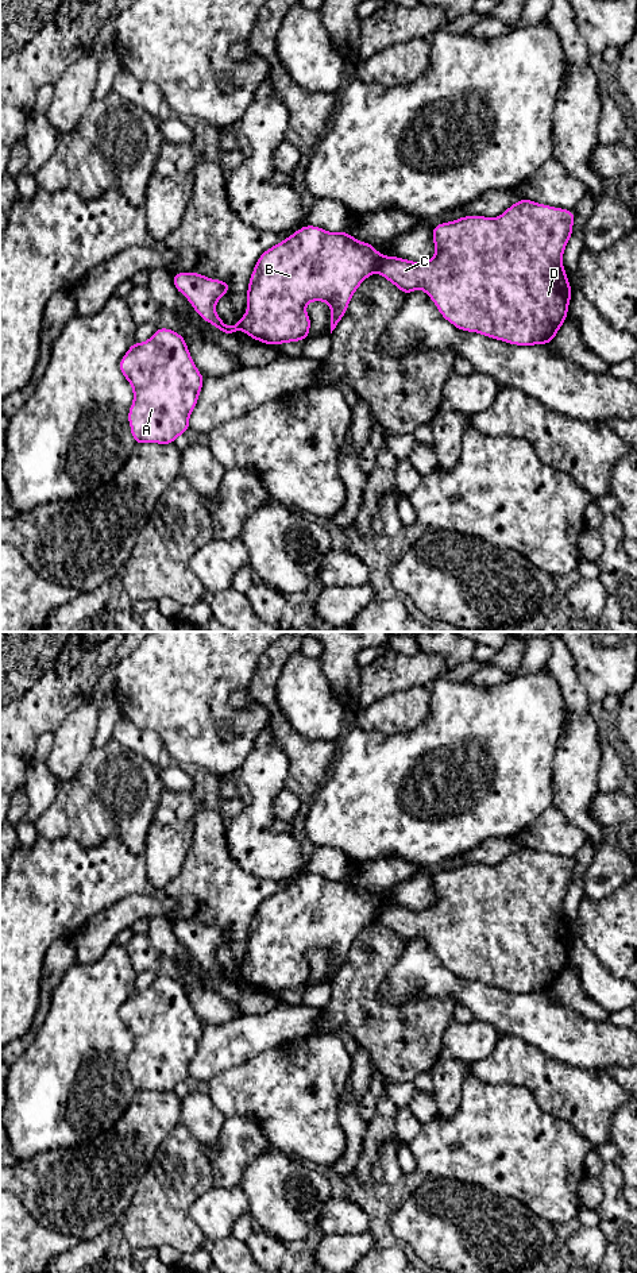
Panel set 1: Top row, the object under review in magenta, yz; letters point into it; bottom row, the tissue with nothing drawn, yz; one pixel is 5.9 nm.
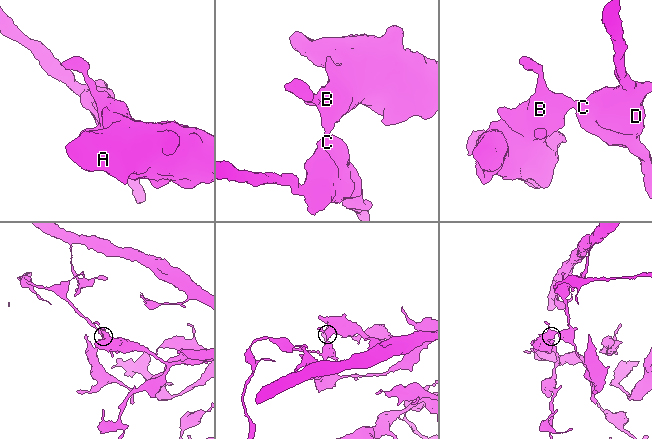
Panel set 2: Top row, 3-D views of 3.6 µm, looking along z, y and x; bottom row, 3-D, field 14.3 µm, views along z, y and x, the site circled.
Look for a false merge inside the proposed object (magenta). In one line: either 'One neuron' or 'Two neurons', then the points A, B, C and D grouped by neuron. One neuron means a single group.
Two neurons. Groups: A B / C D

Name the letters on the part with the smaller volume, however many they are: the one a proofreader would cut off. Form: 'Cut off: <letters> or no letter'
Cut off: C, D

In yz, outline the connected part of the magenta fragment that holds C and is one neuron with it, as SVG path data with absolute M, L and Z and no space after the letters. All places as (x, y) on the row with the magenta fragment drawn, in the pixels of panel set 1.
M522 198L501 216L463 216L455 221L433 227L436 254L425 262L412 262L398 256L379 255L378 273L394 283L404 294L424 290L440 315L458 329L478 332L509 344L549 344L565 323L572 289L563 267L563 252L572 235L575 213Z

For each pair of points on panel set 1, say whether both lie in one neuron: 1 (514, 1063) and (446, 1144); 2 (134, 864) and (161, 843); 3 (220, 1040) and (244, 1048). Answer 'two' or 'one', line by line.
1: two
2: two
3: one

